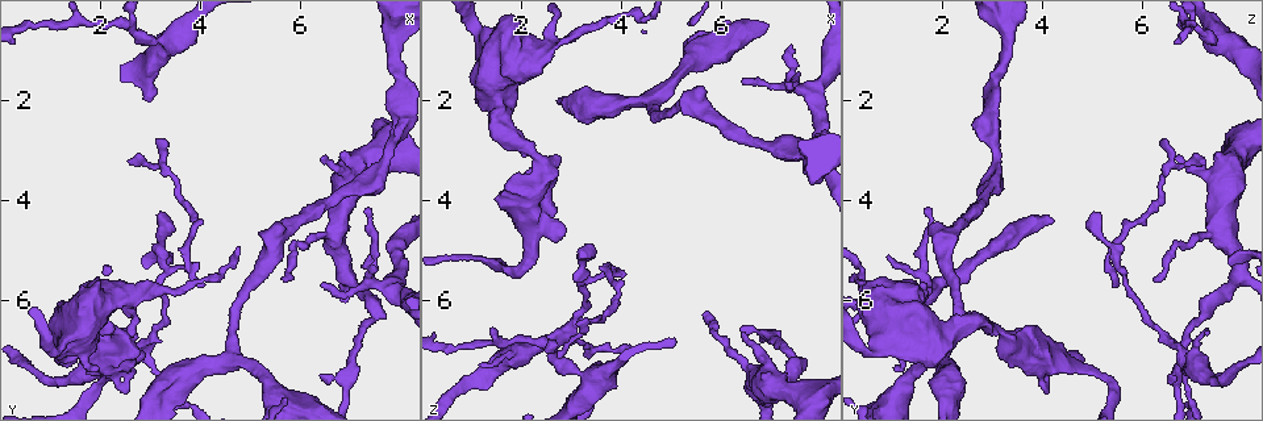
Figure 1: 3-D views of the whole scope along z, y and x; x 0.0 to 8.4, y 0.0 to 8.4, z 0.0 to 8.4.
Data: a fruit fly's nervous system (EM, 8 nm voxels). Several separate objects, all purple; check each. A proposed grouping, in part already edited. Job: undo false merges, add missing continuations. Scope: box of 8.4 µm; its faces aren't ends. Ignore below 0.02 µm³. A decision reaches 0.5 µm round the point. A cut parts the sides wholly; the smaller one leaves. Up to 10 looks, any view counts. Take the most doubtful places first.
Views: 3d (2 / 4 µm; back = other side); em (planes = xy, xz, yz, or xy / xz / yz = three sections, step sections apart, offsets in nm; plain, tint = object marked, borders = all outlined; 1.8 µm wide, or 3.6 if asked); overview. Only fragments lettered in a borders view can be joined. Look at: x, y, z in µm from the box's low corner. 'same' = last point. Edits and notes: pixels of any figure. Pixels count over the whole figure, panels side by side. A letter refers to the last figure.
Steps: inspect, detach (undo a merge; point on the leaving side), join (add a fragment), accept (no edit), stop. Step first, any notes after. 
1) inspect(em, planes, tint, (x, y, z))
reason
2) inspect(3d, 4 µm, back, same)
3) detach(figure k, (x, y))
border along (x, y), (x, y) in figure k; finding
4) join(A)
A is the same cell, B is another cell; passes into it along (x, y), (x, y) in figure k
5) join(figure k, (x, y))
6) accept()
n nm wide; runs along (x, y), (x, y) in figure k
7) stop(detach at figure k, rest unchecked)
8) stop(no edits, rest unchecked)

inspect(em, xy, step 16, borders, (3.25, 4.25, 5.20))
tapers out

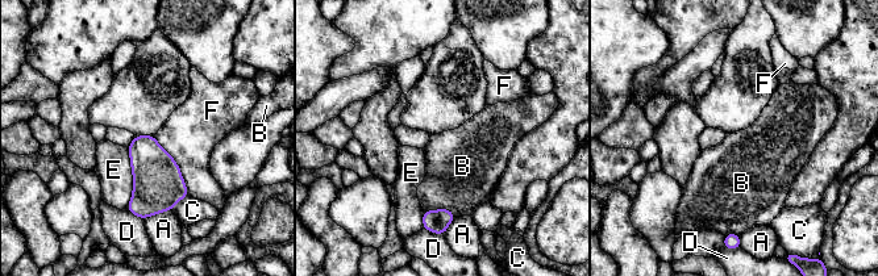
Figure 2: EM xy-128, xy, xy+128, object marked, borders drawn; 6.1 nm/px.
inspect(em, xz, step 8, borders, same)

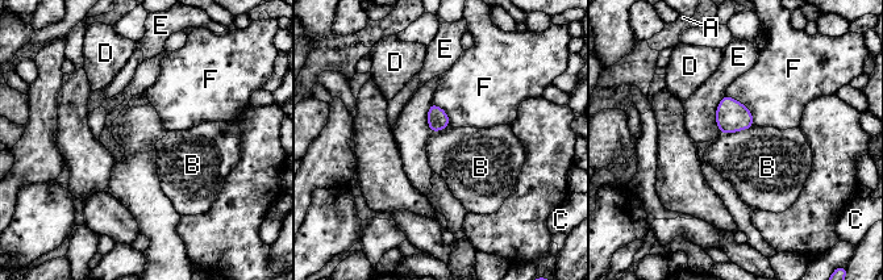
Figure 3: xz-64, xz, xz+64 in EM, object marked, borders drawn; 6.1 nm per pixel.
accept()
A, B, C, D, E and F are other cells; border along (753, 125), (721, 134) in figure 3; none of them fits

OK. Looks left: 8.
inspect(em, yz, step 16, tint, (1.15, 7.15, 2.00))
thick end

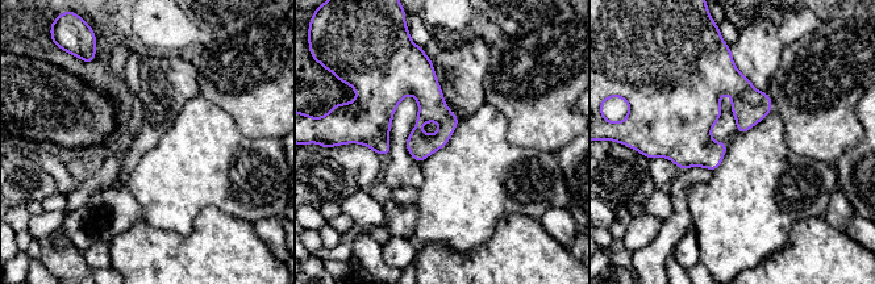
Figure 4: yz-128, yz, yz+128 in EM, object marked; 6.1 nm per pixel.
inspect(em, planes, borders, same)

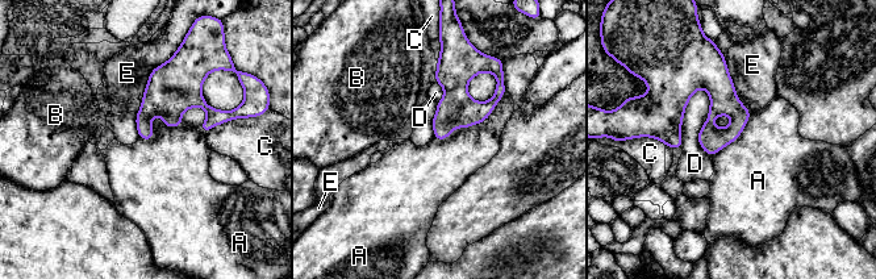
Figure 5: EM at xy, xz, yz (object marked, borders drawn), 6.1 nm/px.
accept()
A, B, C, D and E are other cells; none of them fits

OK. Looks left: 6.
inspect(em, xy, step 16, borders, (6.40, 7.50, 6.50))
an open end

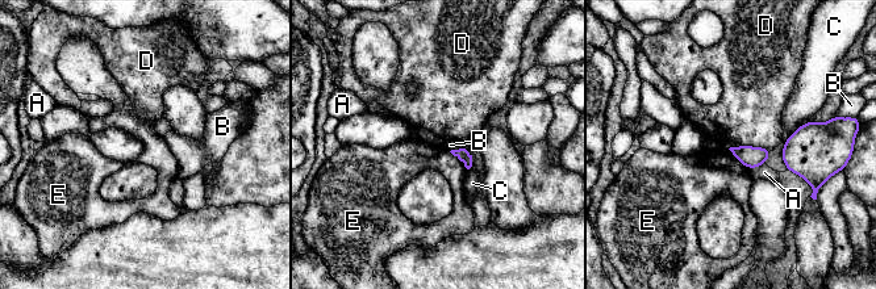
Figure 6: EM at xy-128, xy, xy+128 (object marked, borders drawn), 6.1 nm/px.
accept()
A, B, C, D and E are other cells; border along (449, 151), (467, 170) in figure 6; none of them fits

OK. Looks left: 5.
inspect(em, planes, borders, (7.45, 5.05, 1.00))

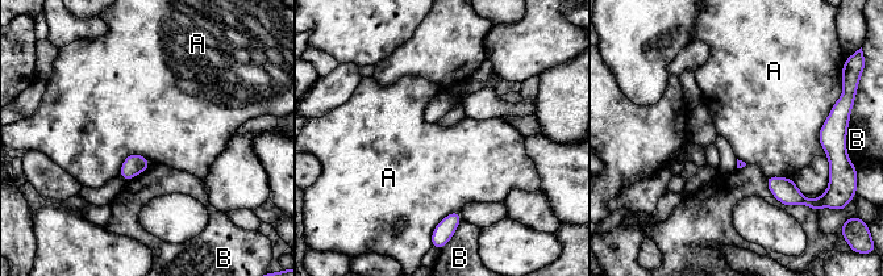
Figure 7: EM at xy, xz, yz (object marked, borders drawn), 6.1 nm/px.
accept()
A and B are other cells; border along (149, 159), (129, 154), (117, 174) in figure 7; none of them fits

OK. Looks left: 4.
stop(no edits, rest unchecked)

